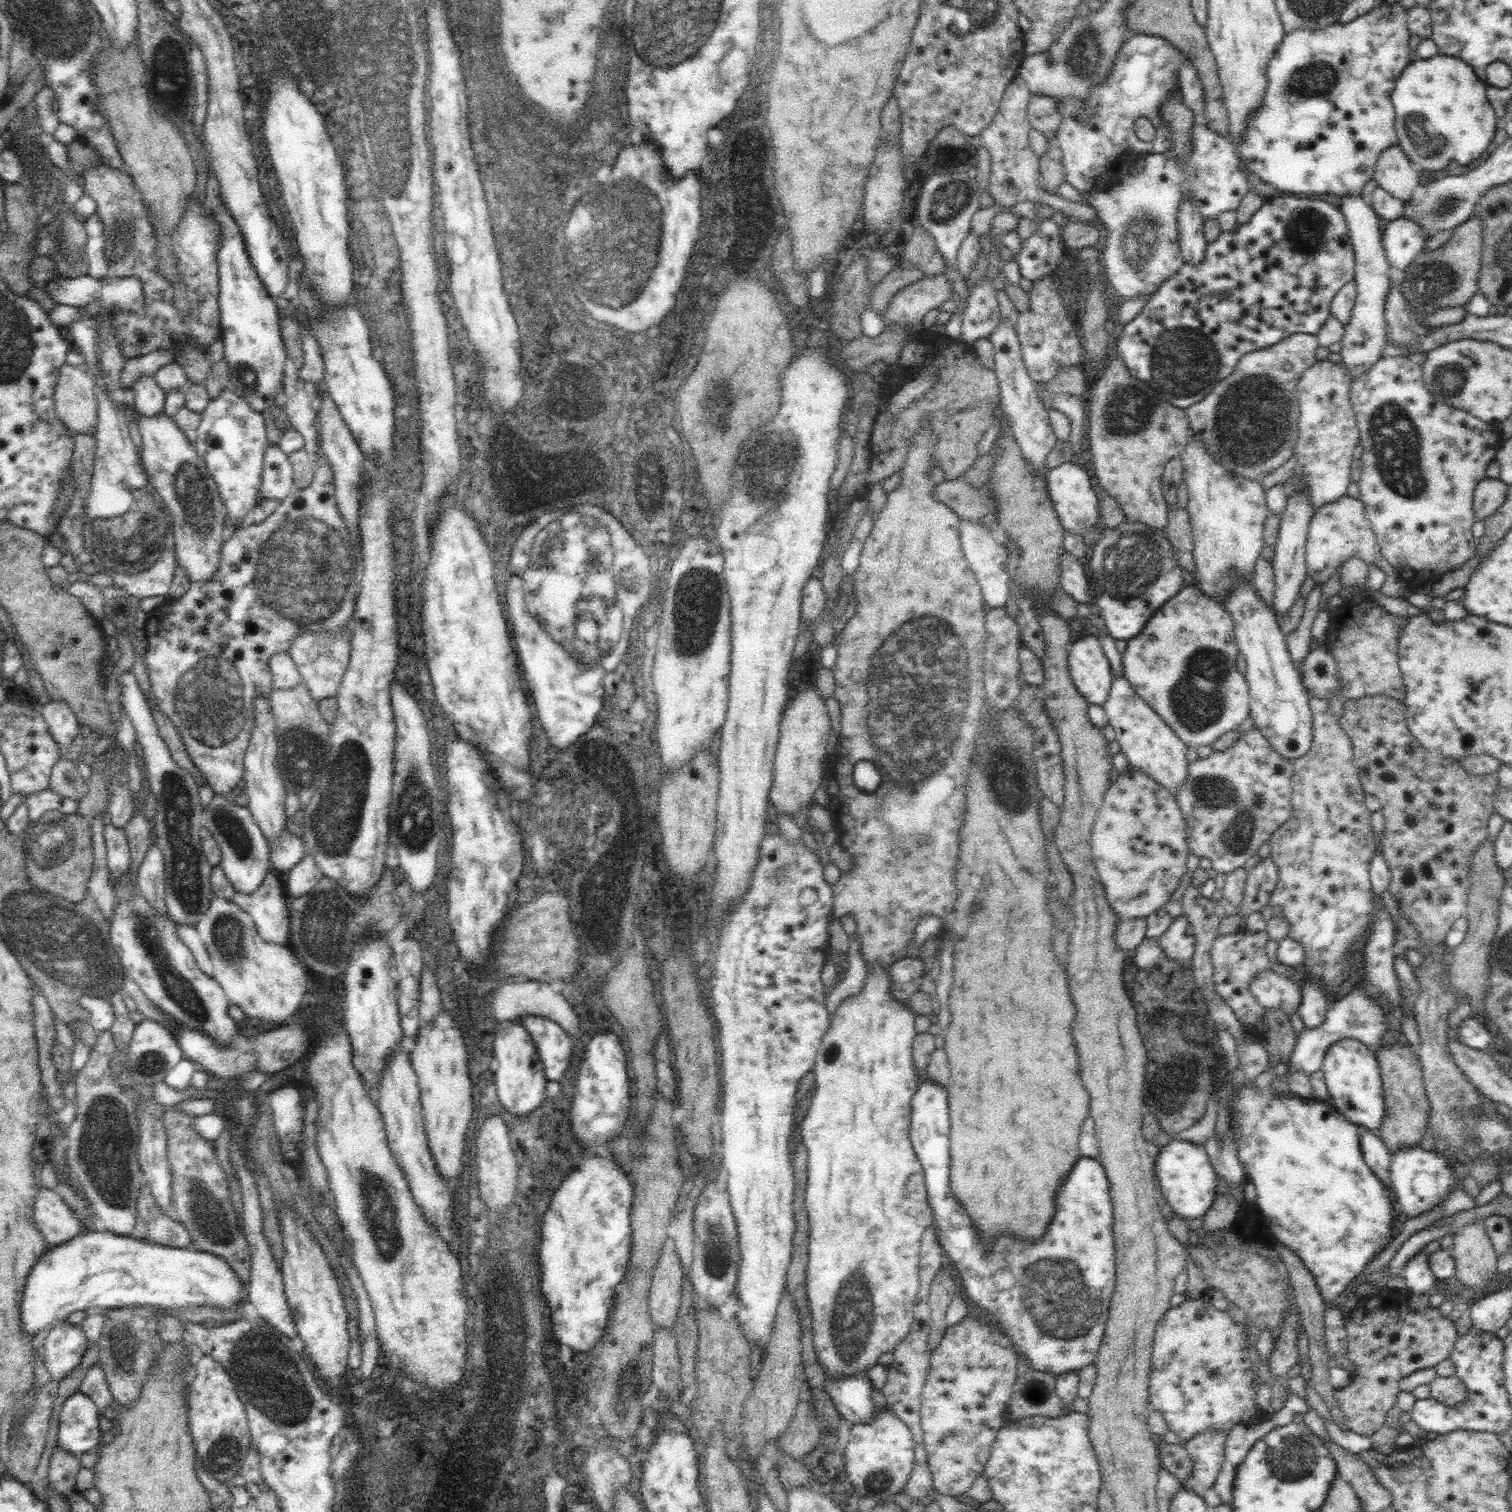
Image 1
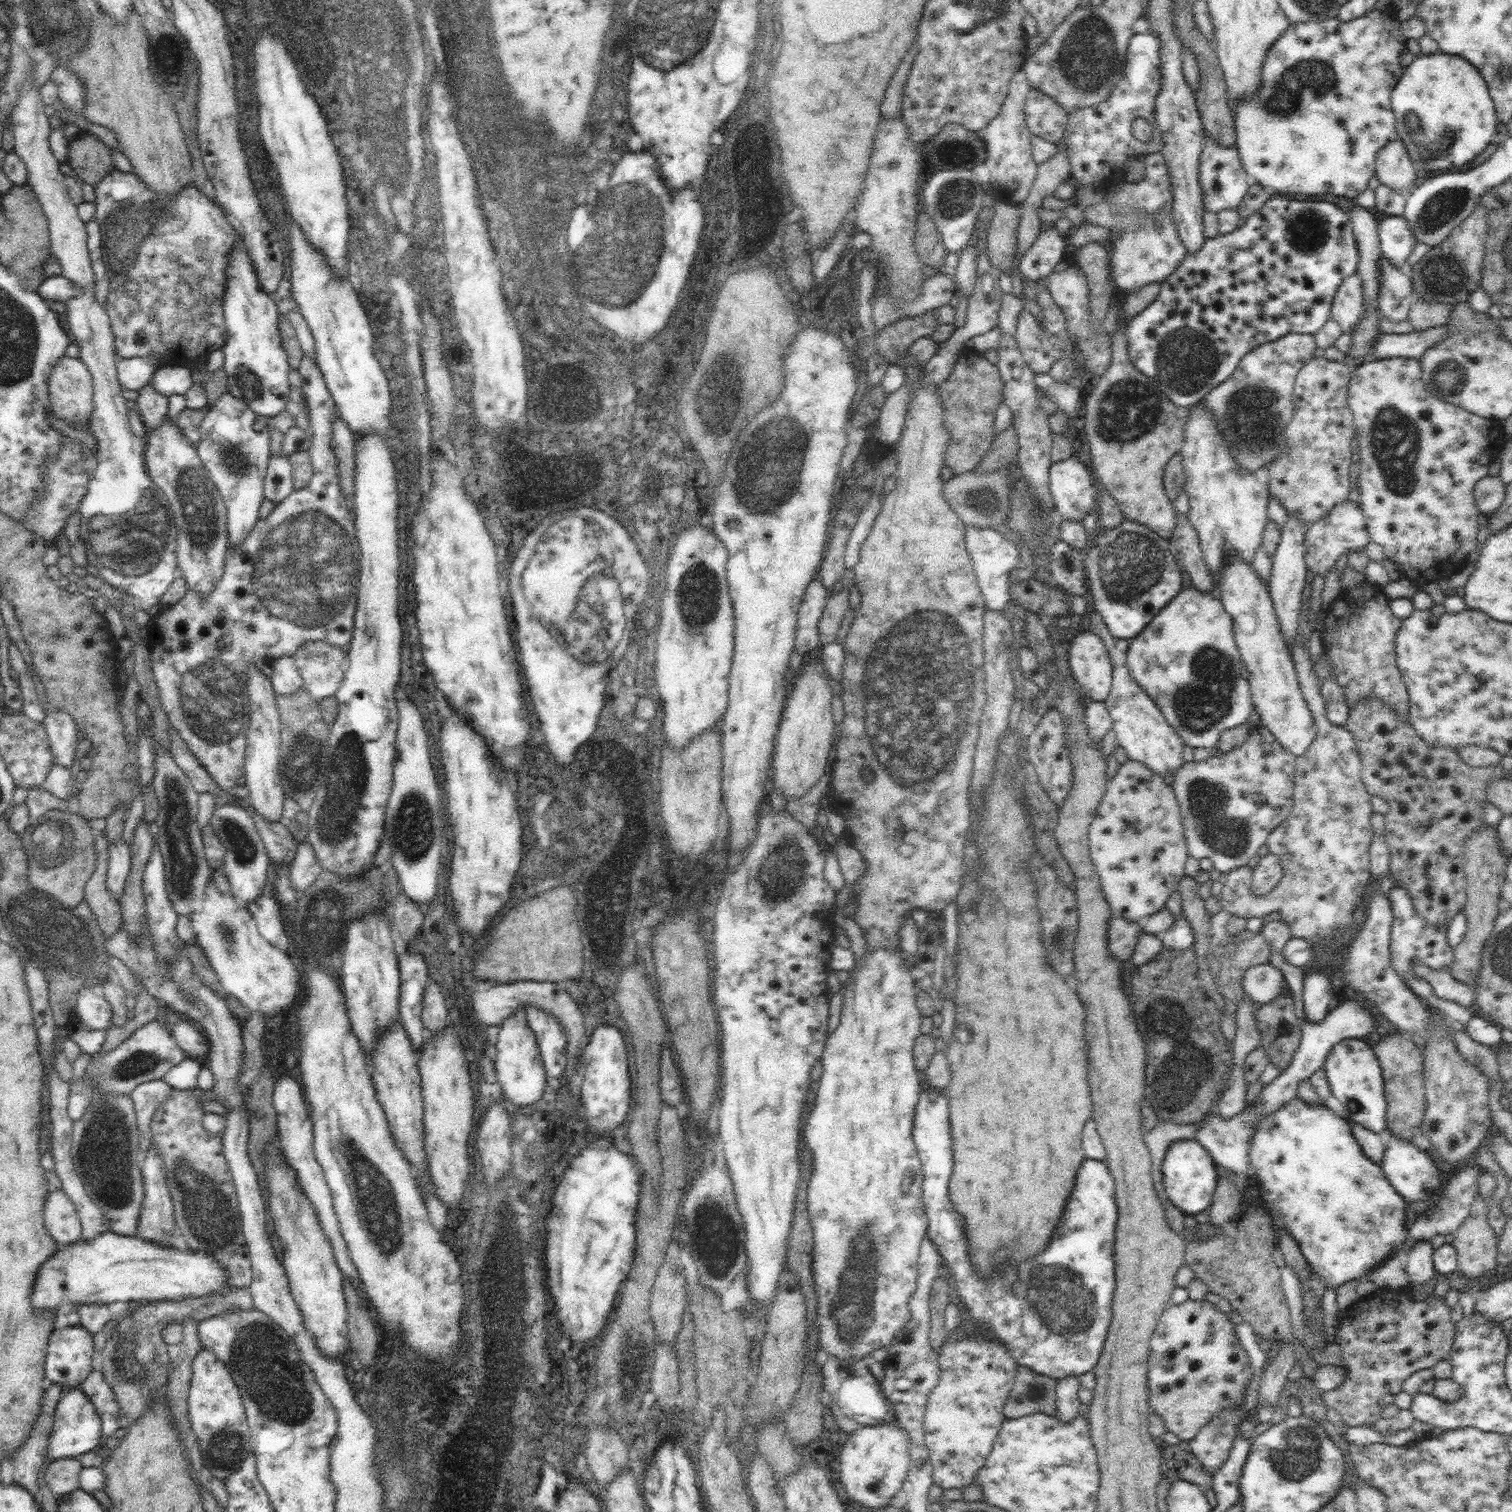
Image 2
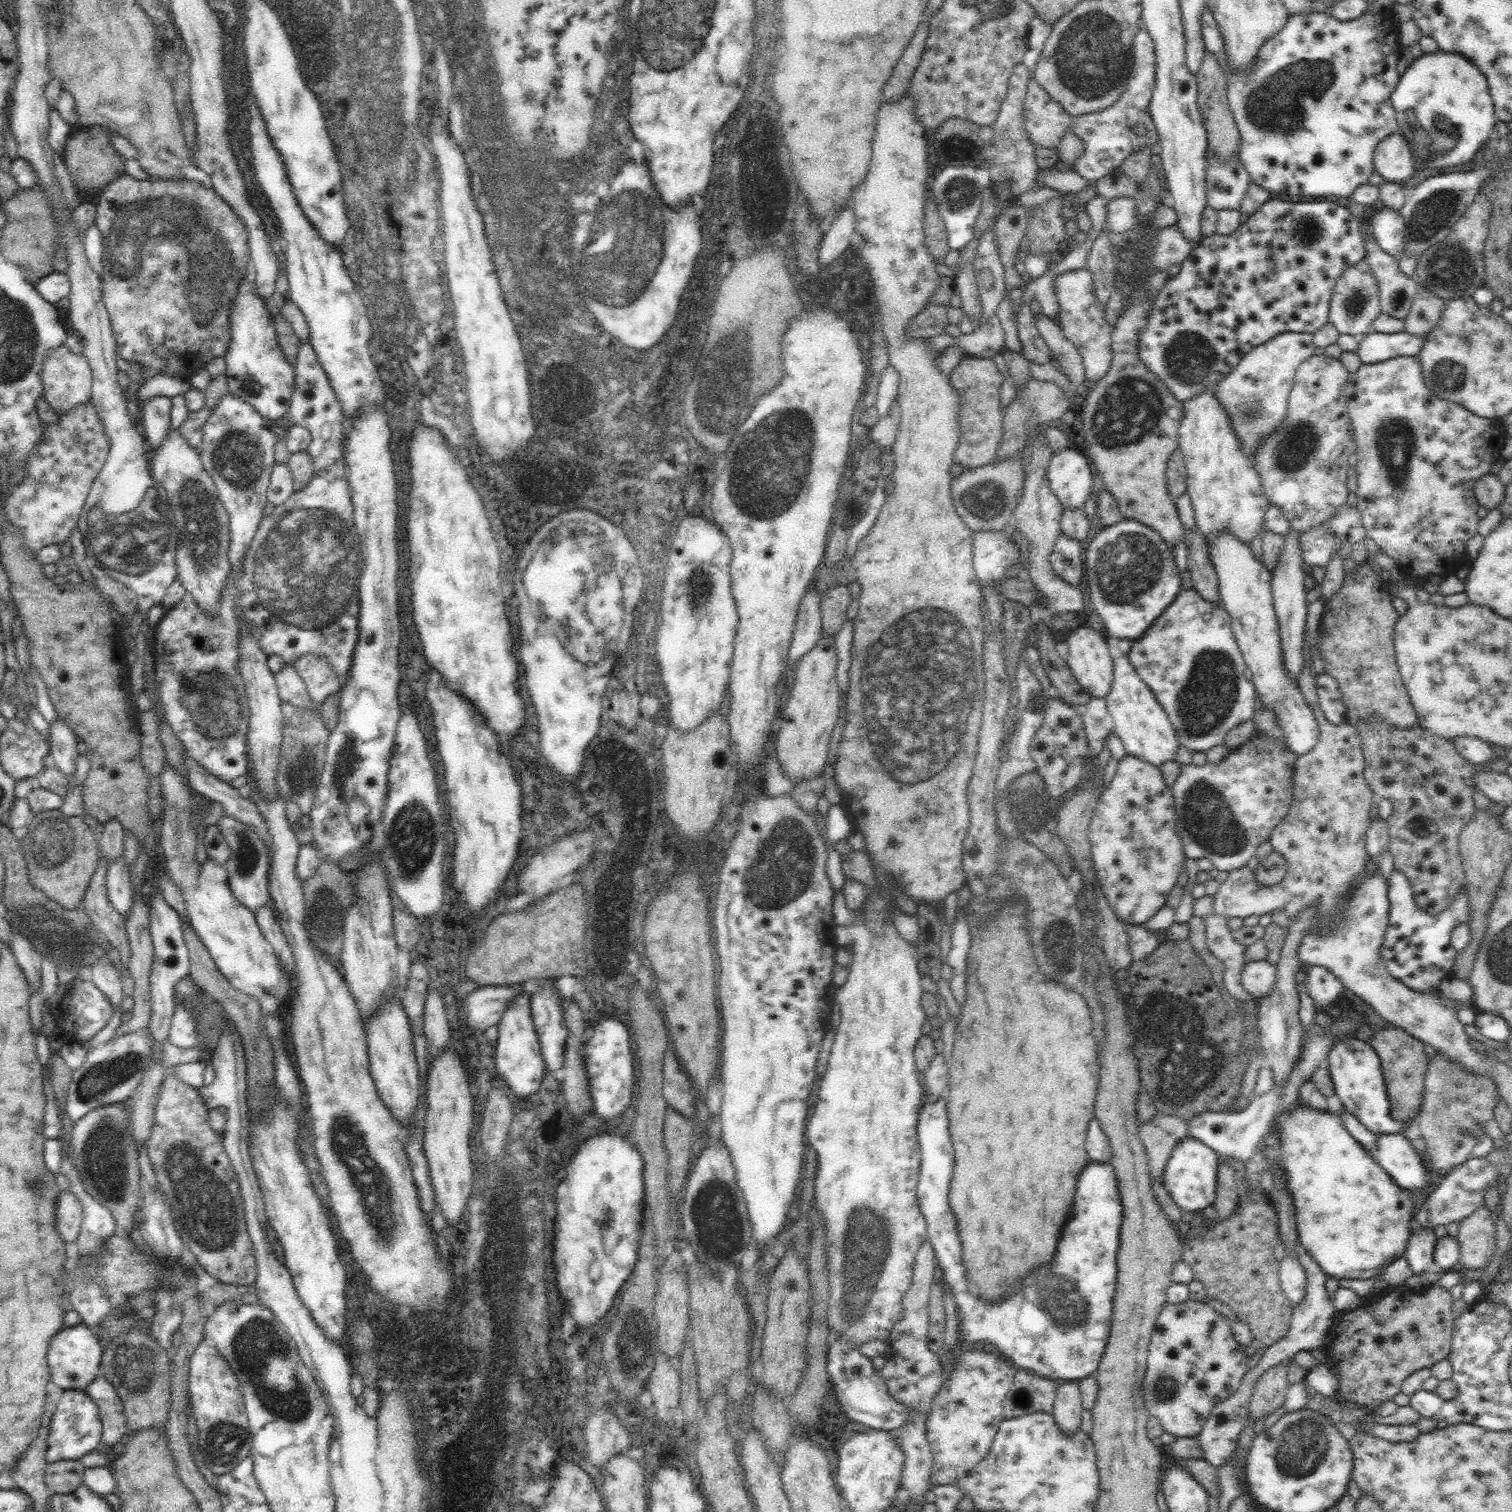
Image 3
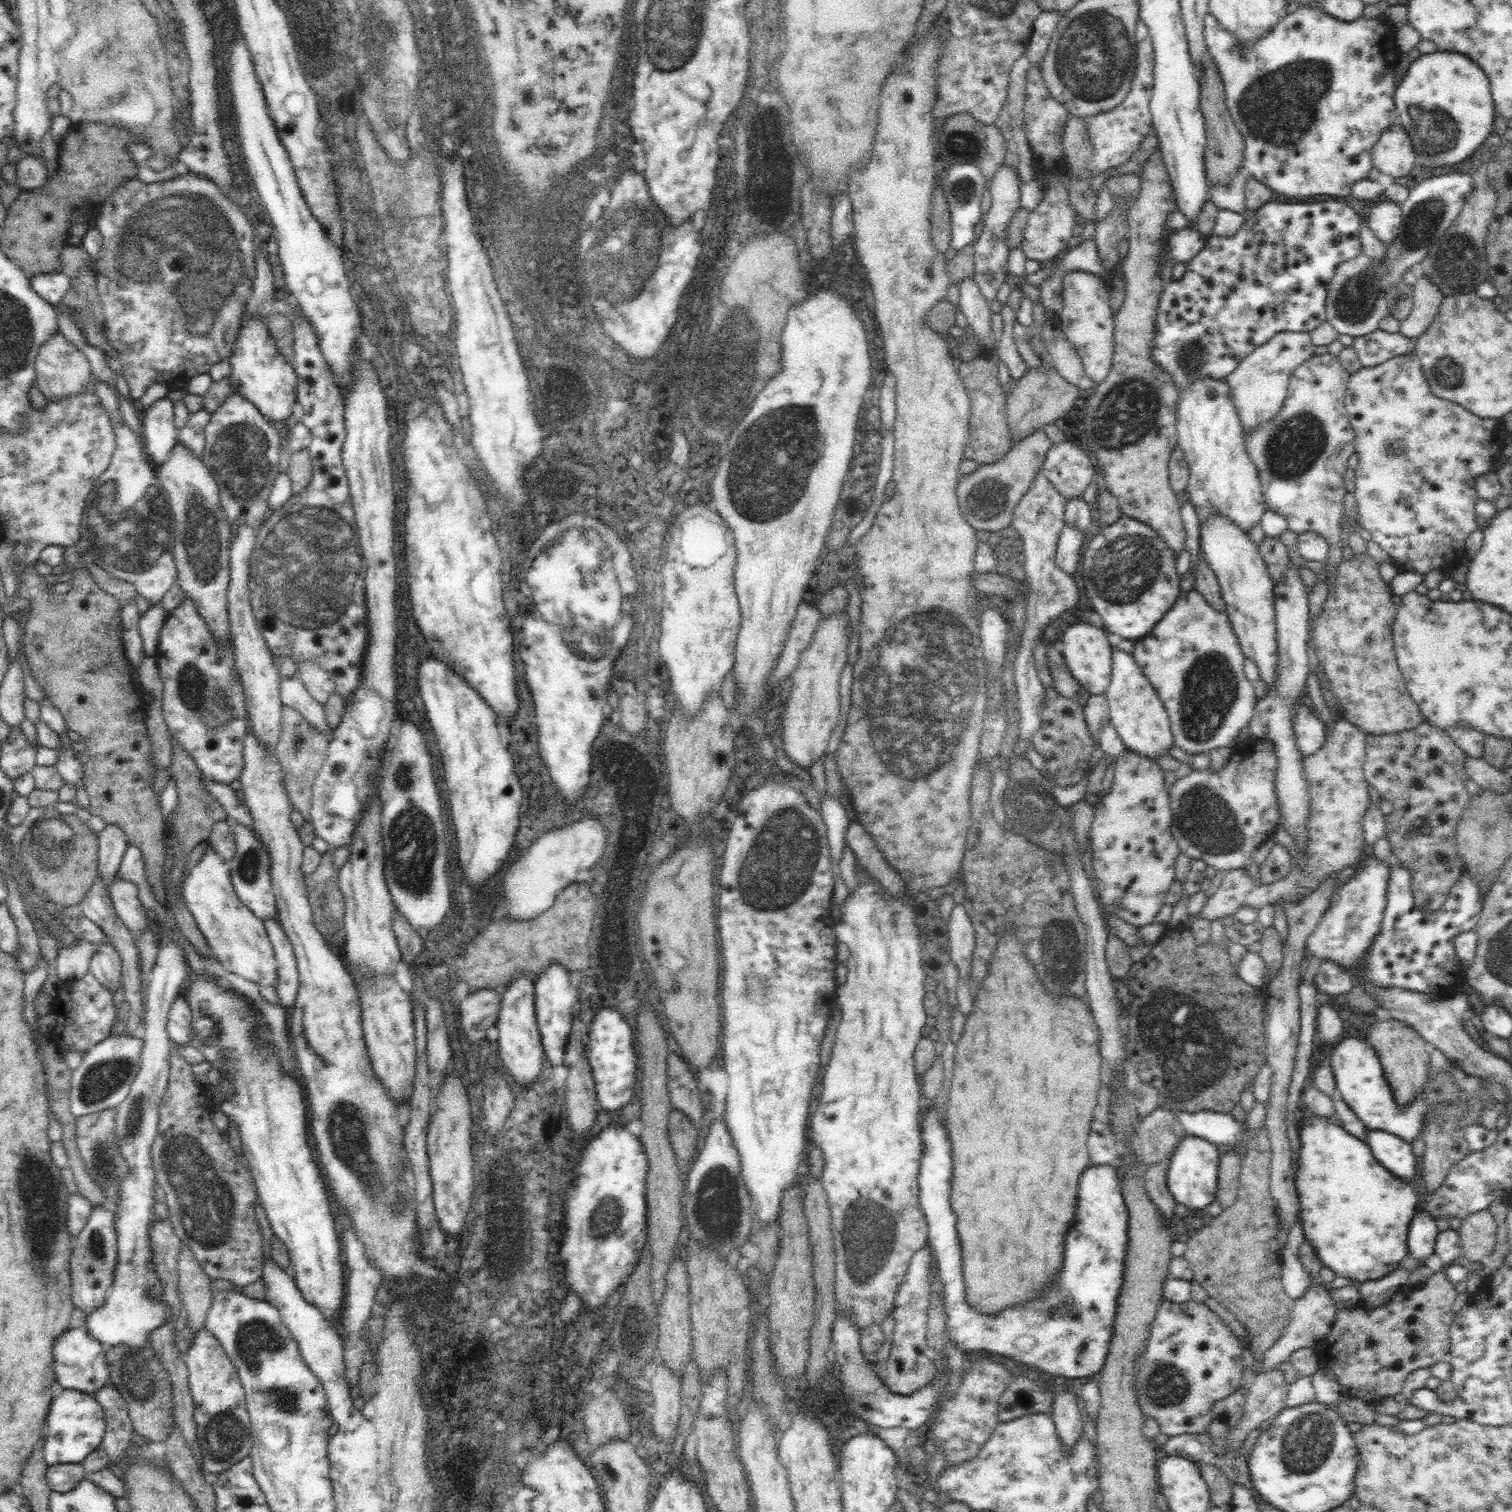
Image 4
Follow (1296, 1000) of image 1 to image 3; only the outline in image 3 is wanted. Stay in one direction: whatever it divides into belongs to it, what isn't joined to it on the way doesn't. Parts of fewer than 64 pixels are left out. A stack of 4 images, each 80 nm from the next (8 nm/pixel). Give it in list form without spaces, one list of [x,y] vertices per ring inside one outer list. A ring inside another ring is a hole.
[[[1267,960],[1245,962],[1241,972],[1244,990],[1256,1000],[1270,995],[1277,979],[1277,965]]]

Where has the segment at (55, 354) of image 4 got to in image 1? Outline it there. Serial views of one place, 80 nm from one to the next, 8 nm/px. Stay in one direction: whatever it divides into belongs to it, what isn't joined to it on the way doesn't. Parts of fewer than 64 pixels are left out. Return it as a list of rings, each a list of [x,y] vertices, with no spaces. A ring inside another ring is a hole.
[[[65,362],[54,393],[55,411],[60,420],[76,433],[94,435],[99,411],[94,380]]]

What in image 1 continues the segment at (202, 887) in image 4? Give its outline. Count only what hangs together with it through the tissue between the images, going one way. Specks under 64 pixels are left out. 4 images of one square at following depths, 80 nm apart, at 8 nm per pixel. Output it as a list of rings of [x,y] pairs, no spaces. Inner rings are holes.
[[[215,895],[195,929],[212,961],[212,976],[231,1002],[243,1009],[246,1017],[280,1025],[290,1021],[291,1016],[297,1016],[296,1011],[301,1008],[306,994],[308,977],[290,946],[267,943],[258,934],[250,915],[241,913],[233,900]]]

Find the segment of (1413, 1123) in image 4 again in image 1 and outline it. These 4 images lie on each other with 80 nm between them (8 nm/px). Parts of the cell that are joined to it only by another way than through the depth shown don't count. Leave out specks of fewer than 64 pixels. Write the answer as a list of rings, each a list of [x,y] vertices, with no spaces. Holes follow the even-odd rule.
[[[1343,1038],[1325,1052],[1321,1066],[1330,1102],[1346,1117],[1346,1120],[1366,1128],[1380,1128],[1385,1115],[1383,1082],[1375,1053],[1355,1038]]]

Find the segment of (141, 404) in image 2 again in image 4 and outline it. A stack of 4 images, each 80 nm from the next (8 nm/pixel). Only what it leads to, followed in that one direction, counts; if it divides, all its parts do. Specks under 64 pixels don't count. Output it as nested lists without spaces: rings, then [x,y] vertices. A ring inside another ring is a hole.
[[[168,397],[161,398],[146,409],[142,418],[142,436],[146,438],[144,453],[157,467],[161,465],[176,444],[178,430],[175,425],[173,404]]]

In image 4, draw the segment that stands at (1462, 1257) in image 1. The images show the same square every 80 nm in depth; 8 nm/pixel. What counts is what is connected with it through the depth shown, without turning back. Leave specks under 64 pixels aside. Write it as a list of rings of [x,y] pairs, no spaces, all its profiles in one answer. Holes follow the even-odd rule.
[[[1483,1209],[1464,1219],[1458,1234],[1466,1259],[1486,1262],[1497,1242],[1497,1225],[1489,1210]]]

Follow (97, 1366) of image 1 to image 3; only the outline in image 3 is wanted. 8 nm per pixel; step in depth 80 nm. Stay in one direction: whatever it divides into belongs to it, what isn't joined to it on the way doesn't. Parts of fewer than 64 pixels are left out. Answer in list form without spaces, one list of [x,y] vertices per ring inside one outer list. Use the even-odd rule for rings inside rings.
[[[99,1374],[85,1391],[98,1405],[101,1418],[101,1449],[108,1450],[117,1442],[125,1442],[124,1431],[127,1418],[124,1414],[122,1399],[111,1382]]]

